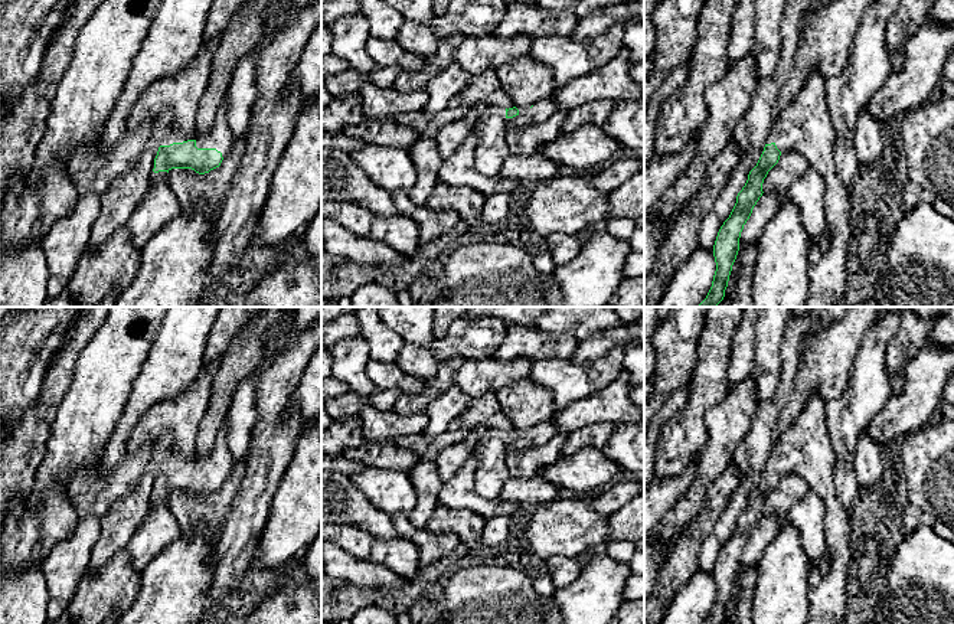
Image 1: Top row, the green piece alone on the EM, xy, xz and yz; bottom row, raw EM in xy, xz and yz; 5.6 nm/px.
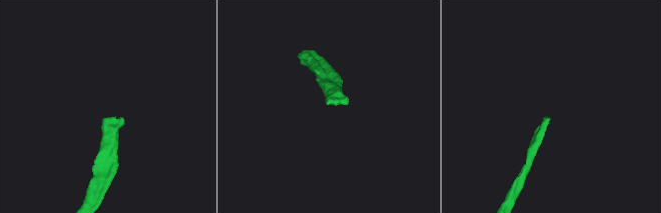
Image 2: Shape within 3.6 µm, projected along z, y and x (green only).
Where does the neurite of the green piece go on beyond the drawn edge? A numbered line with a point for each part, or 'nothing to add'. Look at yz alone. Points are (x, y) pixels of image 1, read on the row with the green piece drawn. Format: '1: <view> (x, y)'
1: yz (804, 126)

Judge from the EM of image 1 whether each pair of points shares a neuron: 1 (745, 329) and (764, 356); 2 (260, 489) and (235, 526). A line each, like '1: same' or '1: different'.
1: different
2: same

